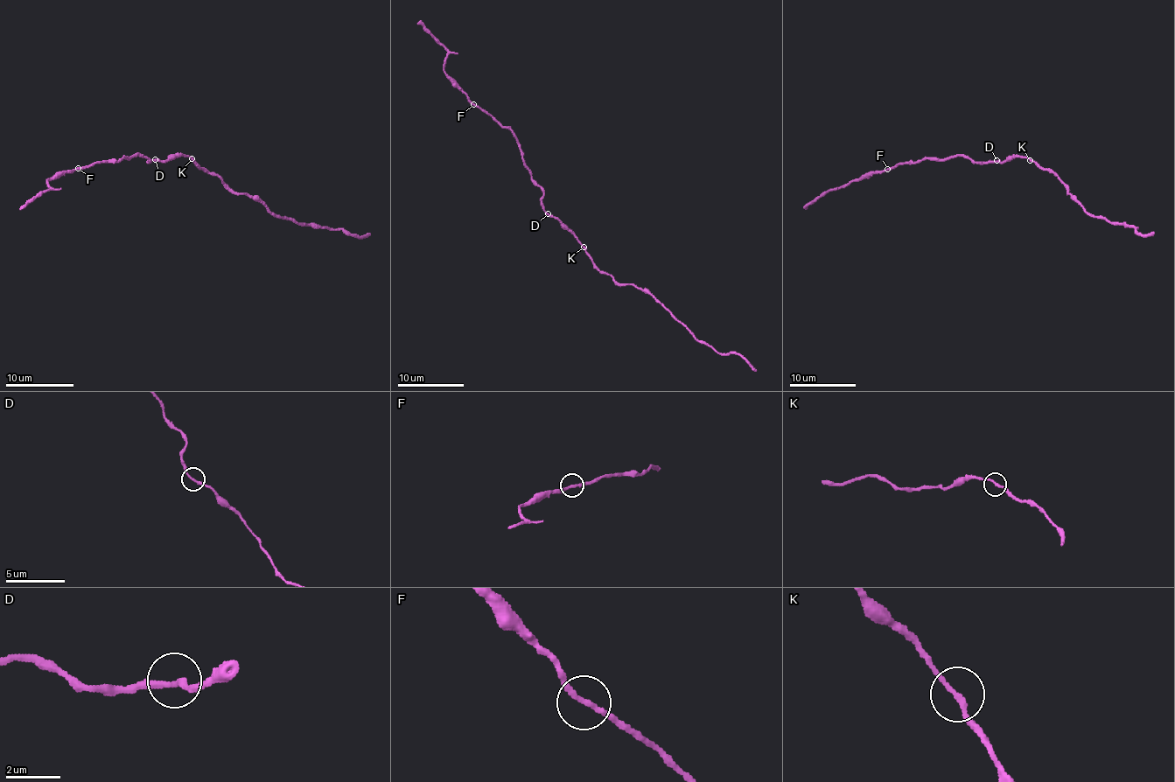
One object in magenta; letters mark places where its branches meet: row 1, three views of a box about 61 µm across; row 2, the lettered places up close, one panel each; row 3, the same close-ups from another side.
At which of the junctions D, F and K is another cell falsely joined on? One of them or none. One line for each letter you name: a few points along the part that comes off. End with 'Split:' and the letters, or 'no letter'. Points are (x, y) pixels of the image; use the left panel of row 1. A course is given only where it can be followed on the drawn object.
K: course (192, 159), (234, 192), (255, 197), (281, 217), (345, 229), (353, 234), (367, 236), (370, 233)
Split: K

